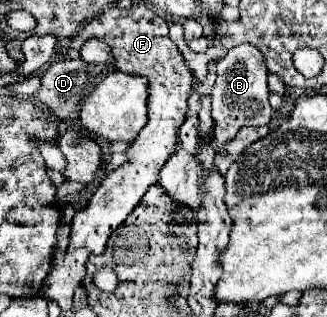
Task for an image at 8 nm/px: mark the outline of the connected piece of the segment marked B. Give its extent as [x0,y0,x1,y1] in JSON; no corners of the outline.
[211,44,273,154]

